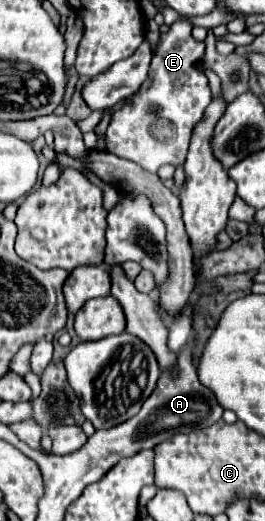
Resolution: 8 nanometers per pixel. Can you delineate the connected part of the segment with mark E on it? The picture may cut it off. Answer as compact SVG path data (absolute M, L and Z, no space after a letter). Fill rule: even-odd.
M177 20L167 34L161 34L153 48L151 84L137 90L137 94L127 98L125 104L111 114L105 134L107 152L133 160L149 172L157 172L163 164L179 166L185 162L185 148L189 148L193 124L201 120L211 102L209 80L199 66L205 54L205 42L197 42L191 30L193 26L187 20Z

